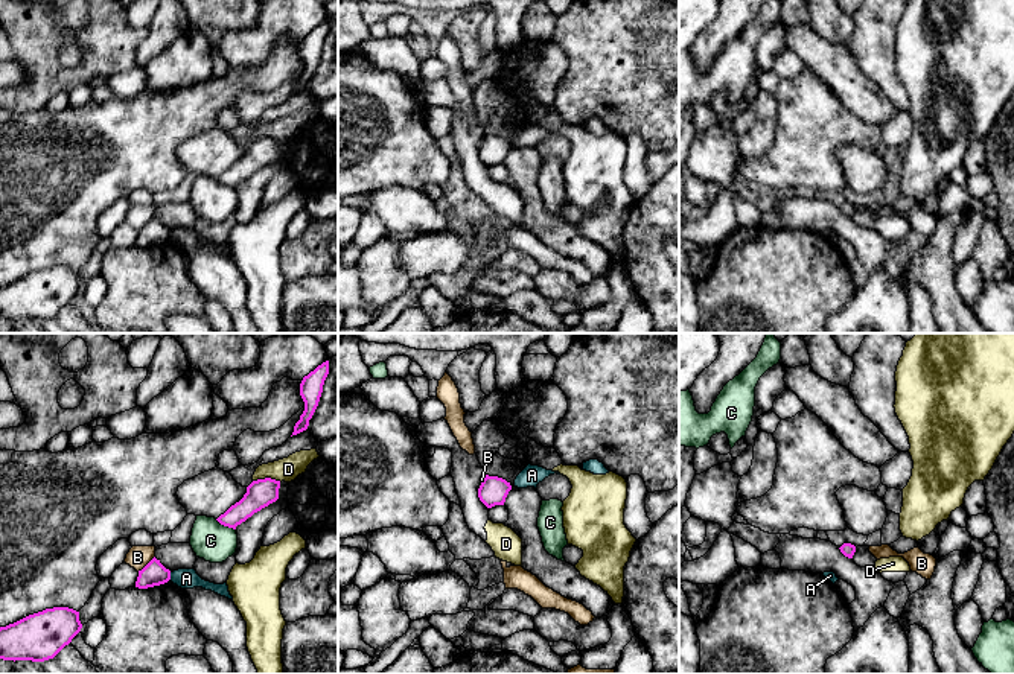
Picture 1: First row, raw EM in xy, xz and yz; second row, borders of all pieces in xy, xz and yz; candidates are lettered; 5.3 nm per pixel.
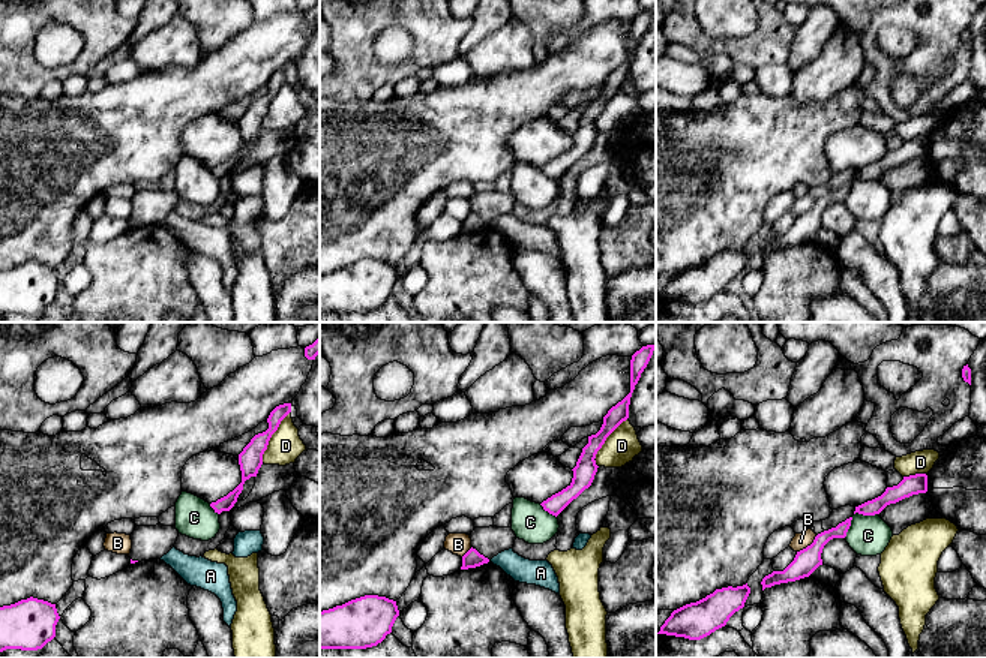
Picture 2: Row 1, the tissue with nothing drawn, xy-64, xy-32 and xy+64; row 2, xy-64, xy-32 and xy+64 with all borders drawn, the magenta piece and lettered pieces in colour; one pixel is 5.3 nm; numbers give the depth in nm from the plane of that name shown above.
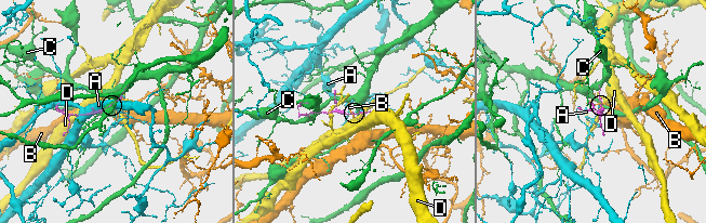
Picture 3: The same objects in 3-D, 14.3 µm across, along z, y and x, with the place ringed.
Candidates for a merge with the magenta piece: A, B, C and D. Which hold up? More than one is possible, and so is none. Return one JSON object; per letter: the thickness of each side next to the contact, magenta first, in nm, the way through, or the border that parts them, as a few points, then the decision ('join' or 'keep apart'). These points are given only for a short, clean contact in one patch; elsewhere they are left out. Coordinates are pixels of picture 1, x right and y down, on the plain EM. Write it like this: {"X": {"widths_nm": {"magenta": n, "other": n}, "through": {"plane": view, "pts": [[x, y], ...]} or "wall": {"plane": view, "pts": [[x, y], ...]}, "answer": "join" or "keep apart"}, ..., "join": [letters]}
{"A": {"widths_nm": {"magenta": 130, "other": 110}, "wall": {"plane": "xy", "pts": [[169, 232], [171, 238]]}, "answer": "keep apart"}, "B": {"widths_nm": {"magenta": 130, "other": 120}, "wall": {"plane": "xy", "pts": [[154, 215], [137, 230]]}, "answer": "keep apart"}, "C": {"widths_nm": {"magenta": 150, "other": 200}, "wall": {"plane": "xy", "pts": [[215, 178], [235, 189]]}, "answer": "keep apart"}, "D": {"widths_nm": {"magenta": 150, "other": 120}, "wall": {"plane": "xy", "pts": [[253, 139], [274, 137], [280, 140]]}, "answer": "keep apart"}, "join": []}

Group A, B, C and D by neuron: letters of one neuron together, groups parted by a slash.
A / B / C / D

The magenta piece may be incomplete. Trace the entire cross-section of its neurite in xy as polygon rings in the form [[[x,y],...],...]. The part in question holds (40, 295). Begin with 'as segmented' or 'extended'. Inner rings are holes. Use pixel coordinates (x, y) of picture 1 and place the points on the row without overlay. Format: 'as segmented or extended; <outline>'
as segmented; [[[53,266],[0,286],[0,318],[44,321],[53,318],[81,291],[79,271]]]

